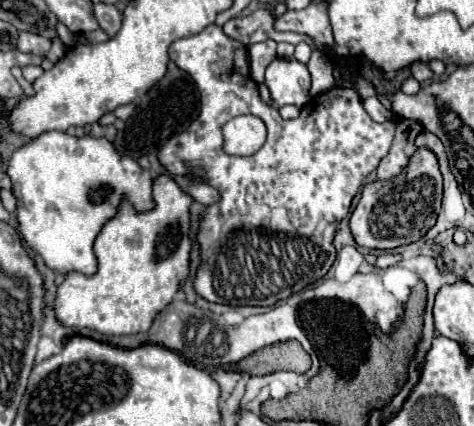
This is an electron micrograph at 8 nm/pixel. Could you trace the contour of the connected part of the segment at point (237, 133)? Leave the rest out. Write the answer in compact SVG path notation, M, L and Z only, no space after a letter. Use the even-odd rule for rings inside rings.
M232 122L224 124L224 152L230 156L252 156L260 150L266 138L266 128L232 128Z

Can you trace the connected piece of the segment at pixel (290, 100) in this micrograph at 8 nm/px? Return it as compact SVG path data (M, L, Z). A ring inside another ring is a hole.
M274 58L266 68L266 86L274 98L274 108L284 104L302 108L308 102L310 72L294 58Z

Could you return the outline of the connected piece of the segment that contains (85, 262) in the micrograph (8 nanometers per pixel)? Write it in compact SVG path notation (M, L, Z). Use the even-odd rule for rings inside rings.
M44 132L44 134L40 134L38 138L30 140L28 144L20 146L20 148L12 154L12 158L10 158L10 162L8 162L8 176L10 176L10 180L12 180L12 192L14 192L16 202L18 202L18 204L16 204L16 214L18 214L18 224L20 224L20 232L22 232L24 240L28 242L30 248L34 248L34 250L44 258L44 262L46 262L48 268L52 268L52 270L56 270L56 272L62 272L62 274L68 274L68 272L72 272L72 270L78 270L78 272L84 272L84 274L94 274L94 272L96 272L96 254L94 254L94 250L92 250L94 238L96 238L96 234L100 232L100 228L104 226L104 222L110 220L110 218L116 214L116 206L118 206L118 202L120 202L122 196L128 196L128 200L132 200L132 204L134 204L134 208L136 208L138 212L144 212L144 210L152 208L152 176L150 176L150 172L144 170L134 158L120 154L120 152L114 148L114 144L112 144L110 140L106 140L106 138L94 138L94 136L76 138L76 136L68 136L66 132Z

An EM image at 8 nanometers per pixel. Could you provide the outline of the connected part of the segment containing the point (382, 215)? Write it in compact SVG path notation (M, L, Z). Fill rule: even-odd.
M418 148L416 154L410 158L408 166L396 178L376 180L364 186L362 198L350 218L352 236L356 244L366 246L366 248L396 248L402 244L416 242L434 226L438 210L440 210L440 202L442 202L442 174L438 168L438 158L428 148Z

